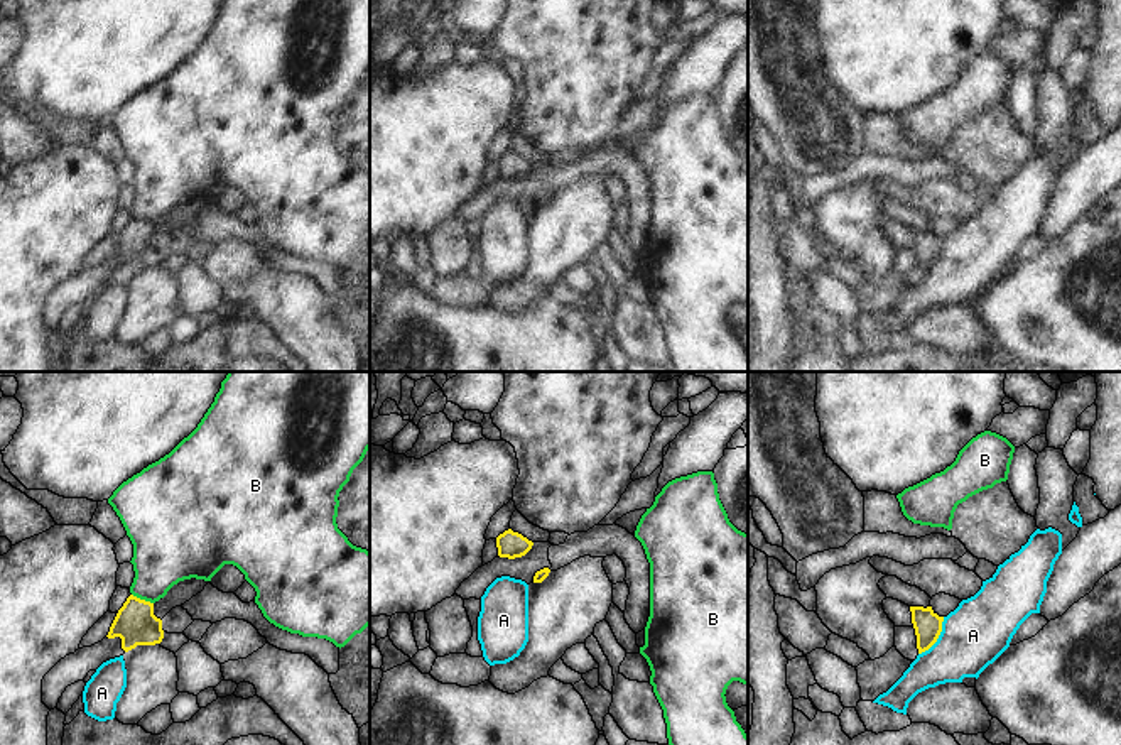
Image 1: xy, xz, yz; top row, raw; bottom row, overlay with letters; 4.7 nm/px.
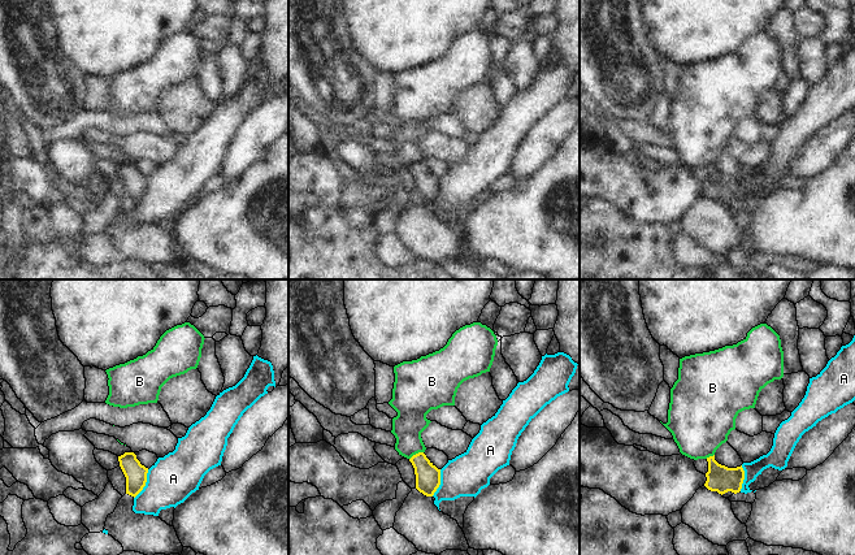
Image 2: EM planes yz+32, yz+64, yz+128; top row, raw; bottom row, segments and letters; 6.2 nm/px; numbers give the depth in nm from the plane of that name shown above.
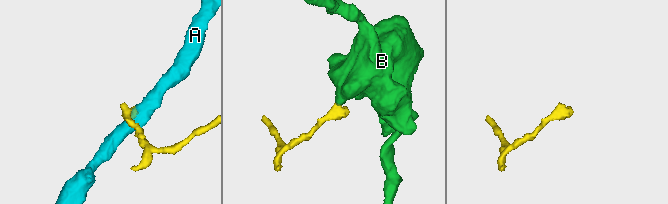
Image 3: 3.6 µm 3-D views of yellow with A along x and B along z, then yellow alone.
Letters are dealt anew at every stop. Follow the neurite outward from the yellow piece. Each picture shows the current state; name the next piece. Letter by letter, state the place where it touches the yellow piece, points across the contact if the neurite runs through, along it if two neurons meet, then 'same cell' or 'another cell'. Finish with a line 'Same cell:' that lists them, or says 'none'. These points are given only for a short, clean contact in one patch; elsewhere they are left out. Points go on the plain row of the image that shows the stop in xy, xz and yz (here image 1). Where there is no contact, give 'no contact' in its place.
A: yz (937, 259) | along yz (944, 239), (939, 259), (919, 276) | another cell
B: xy (142, 222) | along xy (132, 215), (152, 225) | another cell
Same cell: none

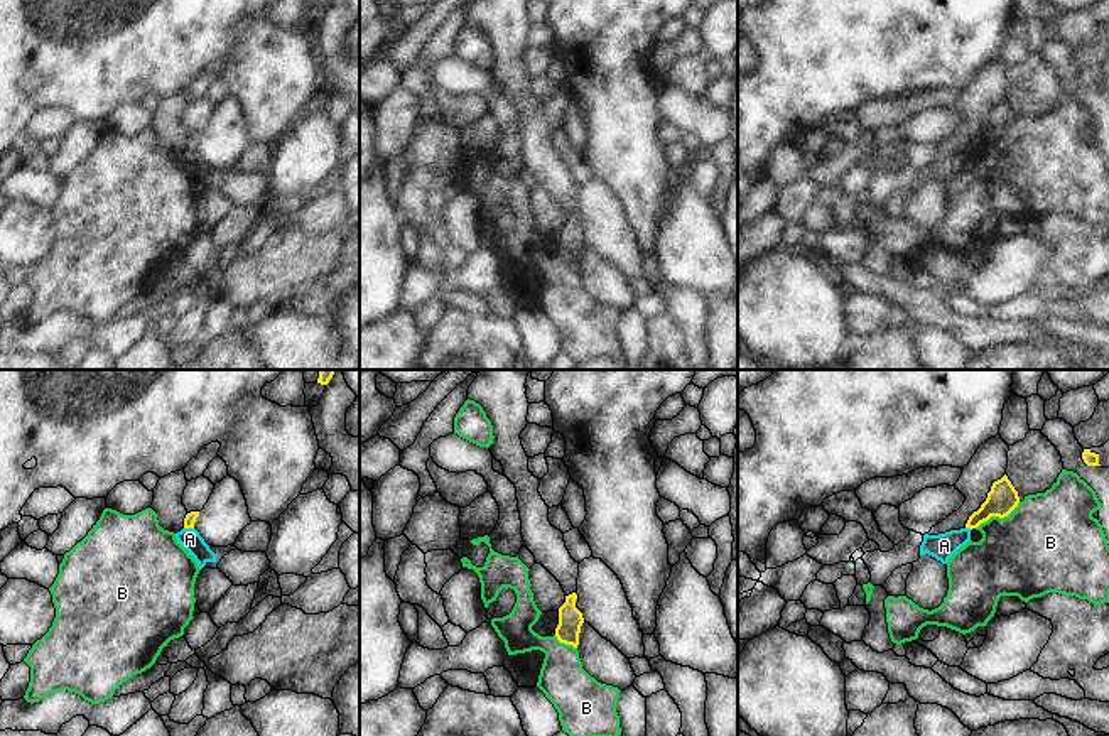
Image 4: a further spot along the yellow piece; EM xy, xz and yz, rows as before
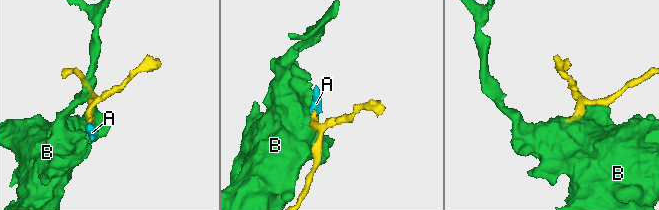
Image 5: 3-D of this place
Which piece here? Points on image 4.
A: xy (189, 149) | across xy (191, 139), (189, 149), (189, 161) | same cell
B: yz (998, 137) | another cell
Same cell: A

